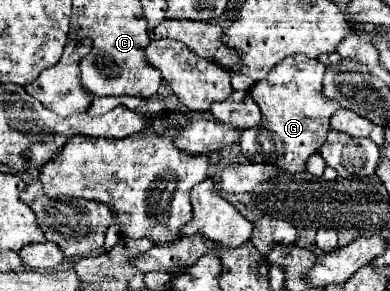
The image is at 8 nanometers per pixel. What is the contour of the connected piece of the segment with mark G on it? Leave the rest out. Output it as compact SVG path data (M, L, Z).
M291 54L283 58L273 70L253 86L251 96L261 108L263 120L259 128L245 130L241 134L241 150L249 162L273 164L285 172L297 174L305 170L305 162L311 154L319 152L327 132L331 130L329 118L339 108L337 102L329 102L321 94L321 82L325 64L305 54Z

